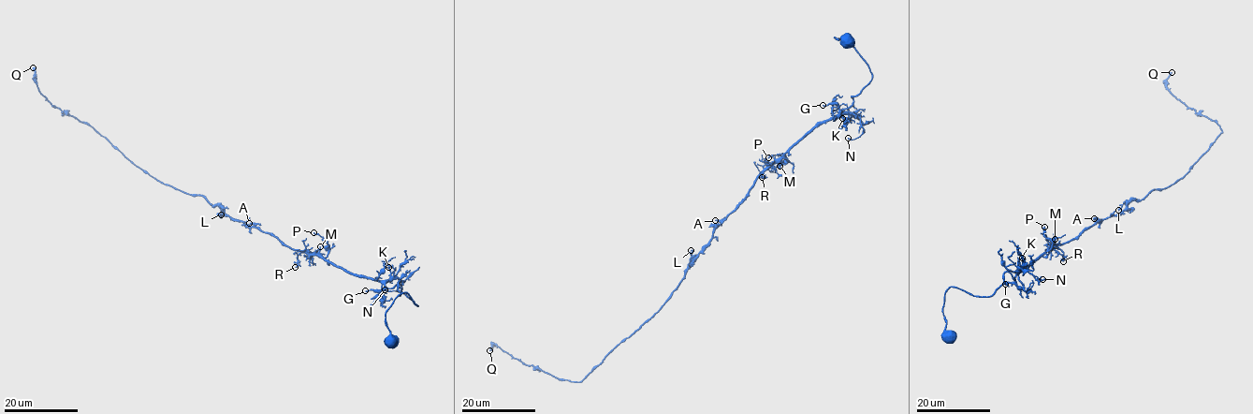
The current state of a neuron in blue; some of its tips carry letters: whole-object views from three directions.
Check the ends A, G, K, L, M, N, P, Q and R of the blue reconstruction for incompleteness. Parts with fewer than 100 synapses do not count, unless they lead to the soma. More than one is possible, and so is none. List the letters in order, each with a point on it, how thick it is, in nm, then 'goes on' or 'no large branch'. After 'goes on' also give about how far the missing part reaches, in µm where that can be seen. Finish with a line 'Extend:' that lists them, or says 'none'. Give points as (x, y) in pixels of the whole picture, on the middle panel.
A: (715, 220) | 280 nm | no large branch
G: (823, 105) | 150 nm | no large branch
K: (842, 118) | 180 nm | no large branch
L: (691, 250) | 240 nm | no large branch
M: (779, 166) | 100 nm | no large branch
N: (848, 138) | 180 nm | no large branch
P: (768, 157) | 140 nm | no large branch
Q: (489, 350) | 400 nm | no large branch
R: (762, 177) | 90 nm | no large branch
Extend: none

